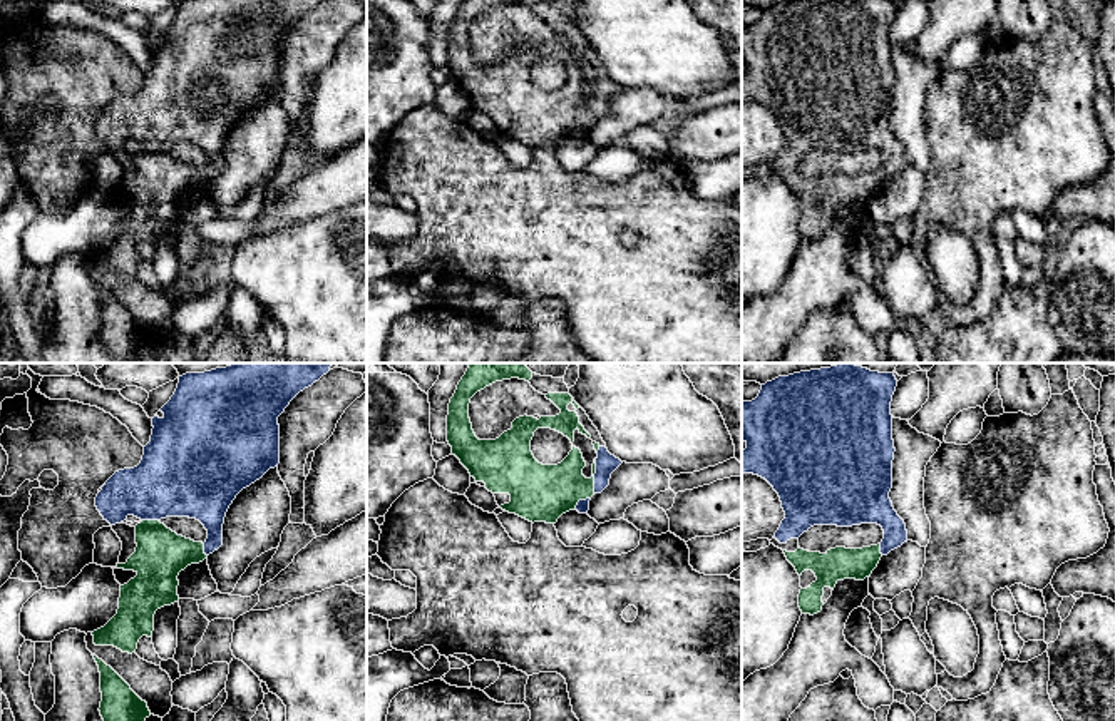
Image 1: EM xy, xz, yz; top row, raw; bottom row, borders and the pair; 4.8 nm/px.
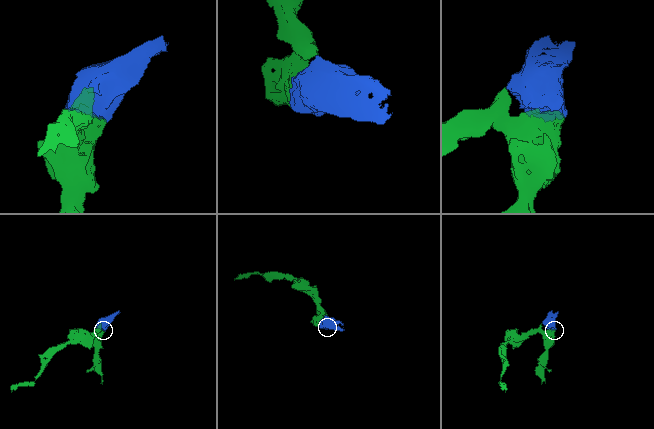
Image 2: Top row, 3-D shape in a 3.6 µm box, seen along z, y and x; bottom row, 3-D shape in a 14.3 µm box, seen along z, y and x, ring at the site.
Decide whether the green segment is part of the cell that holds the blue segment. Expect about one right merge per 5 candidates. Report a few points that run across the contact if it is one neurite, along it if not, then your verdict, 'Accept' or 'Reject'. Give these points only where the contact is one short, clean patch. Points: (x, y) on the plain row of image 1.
Accept

